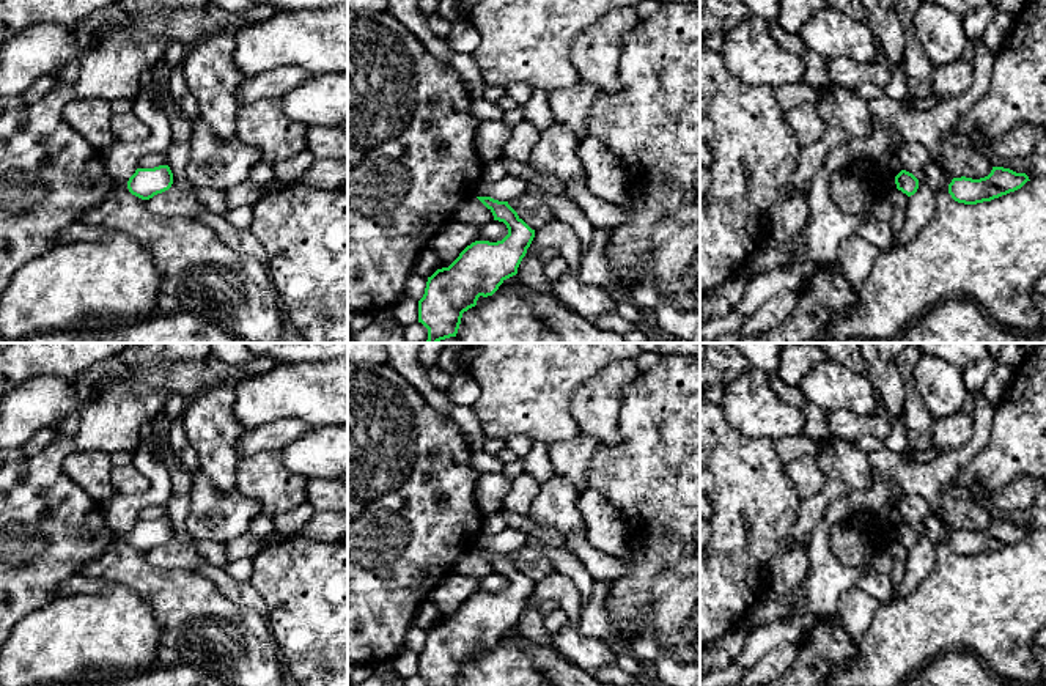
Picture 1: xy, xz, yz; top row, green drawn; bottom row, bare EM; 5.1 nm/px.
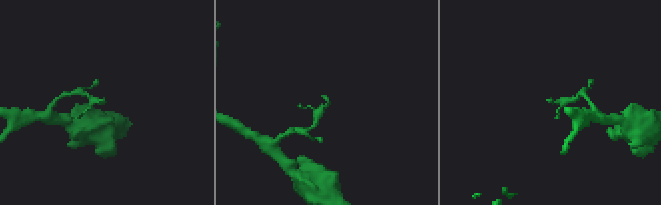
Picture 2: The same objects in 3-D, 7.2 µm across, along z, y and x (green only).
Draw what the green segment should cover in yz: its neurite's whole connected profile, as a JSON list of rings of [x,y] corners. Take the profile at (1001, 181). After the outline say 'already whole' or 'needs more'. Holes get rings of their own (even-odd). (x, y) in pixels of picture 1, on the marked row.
[[[993,167],[991,173],[980,179],[966,176],[953,178],[948,184],[948,194],[958,203],[977,205],[1015,192],[1027,181],[1030,179],[1026,173],[1016,173],[1004,167]]]; already whole

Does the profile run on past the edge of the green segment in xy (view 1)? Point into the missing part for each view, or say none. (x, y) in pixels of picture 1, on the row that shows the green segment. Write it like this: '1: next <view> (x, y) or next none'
1: next none

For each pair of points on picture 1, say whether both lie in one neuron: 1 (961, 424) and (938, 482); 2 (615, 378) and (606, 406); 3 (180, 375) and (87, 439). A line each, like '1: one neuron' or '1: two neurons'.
1: two neurons
2: one neuron
3: two neurons

